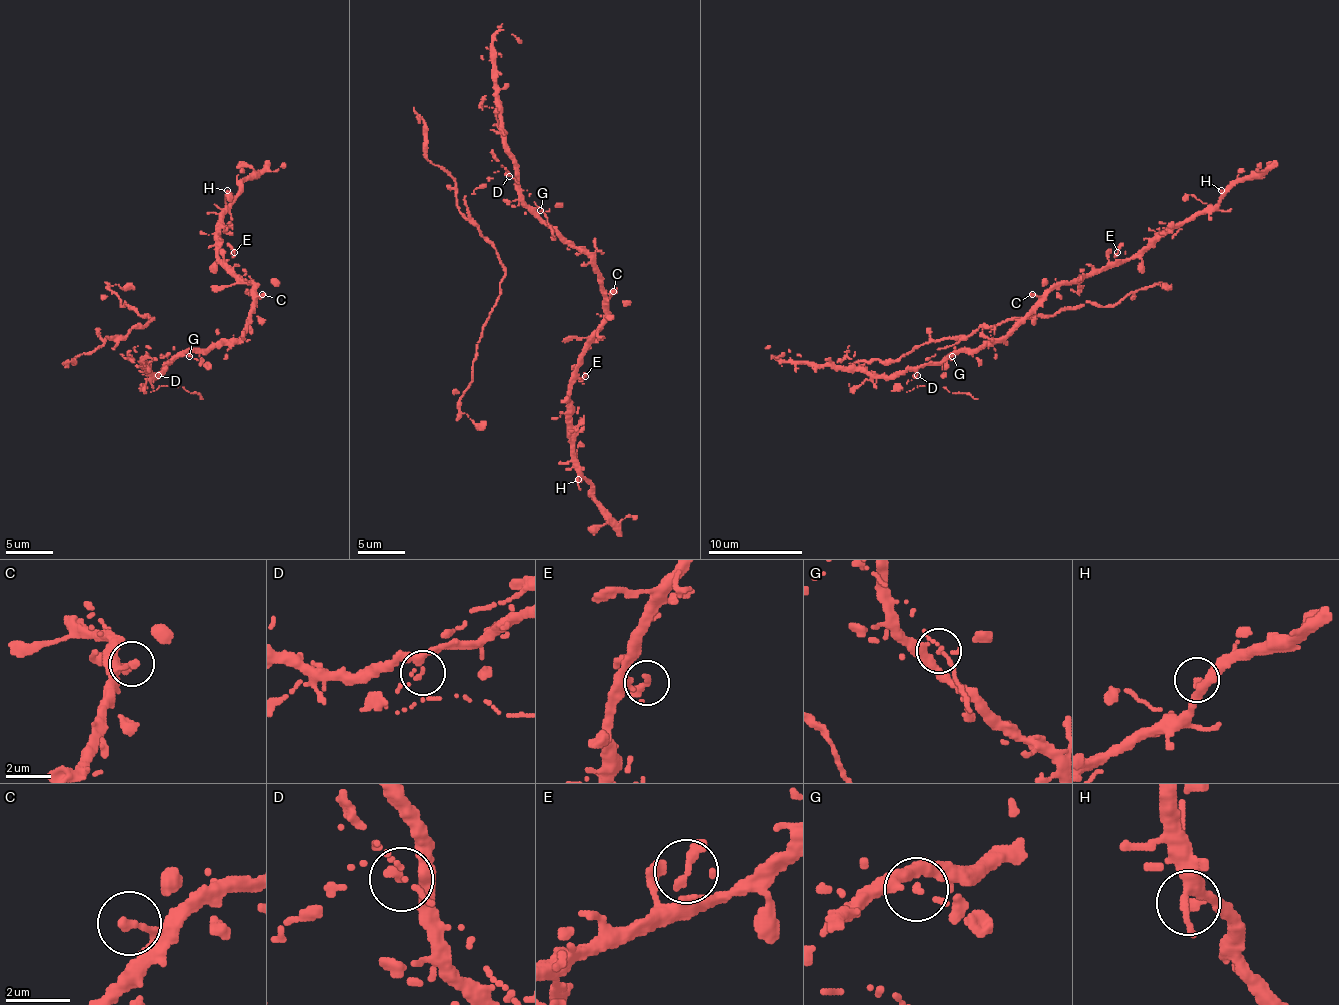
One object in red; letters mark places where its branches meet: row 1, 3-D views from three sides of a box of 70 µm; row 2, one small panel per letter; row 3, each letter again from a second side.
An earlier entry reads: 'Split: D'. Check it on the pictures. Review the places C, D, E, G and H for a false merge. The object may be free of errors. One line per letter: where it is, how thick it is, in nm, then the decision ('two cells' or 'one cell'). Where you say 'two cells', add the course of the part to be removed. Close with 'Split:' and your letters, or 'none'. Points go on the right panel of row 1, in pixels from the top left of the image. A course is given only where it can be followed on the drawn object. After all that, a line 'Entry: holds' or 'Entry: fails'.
C: at (1032, 294); 280 nm thick; one cell
D: at (917, 375); 280 nm thick; two cells; foreign part runs (917, 374), (907, 379), (938, 349), (978, 327), (1051, 315), (1086, 301), (1115, 306), (1141, 287), (1167, 290)
E: at (1117, 252); 340 nm thick; one cell
G: at (952, 356); 200 nm thick; one cell
H: at (1221, 190); 280 nm thick; one cell
Split: D
Entry: holds

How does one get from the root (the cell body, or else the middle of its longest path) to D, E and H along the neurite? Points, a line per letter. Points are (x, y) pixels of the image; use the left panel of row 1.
D: (189, 349), (168, 363), (158, 374)
E: (189, 349), (212, 349), (231, 344), (243, 332), (253, 301), (253, 285), (227, 264), (234, 252)
H: (189, 349), (212, 349), (238, 339), (253, 301), (253, 285), (217, 256), (217, 223), (234, 202), (227, 190)

